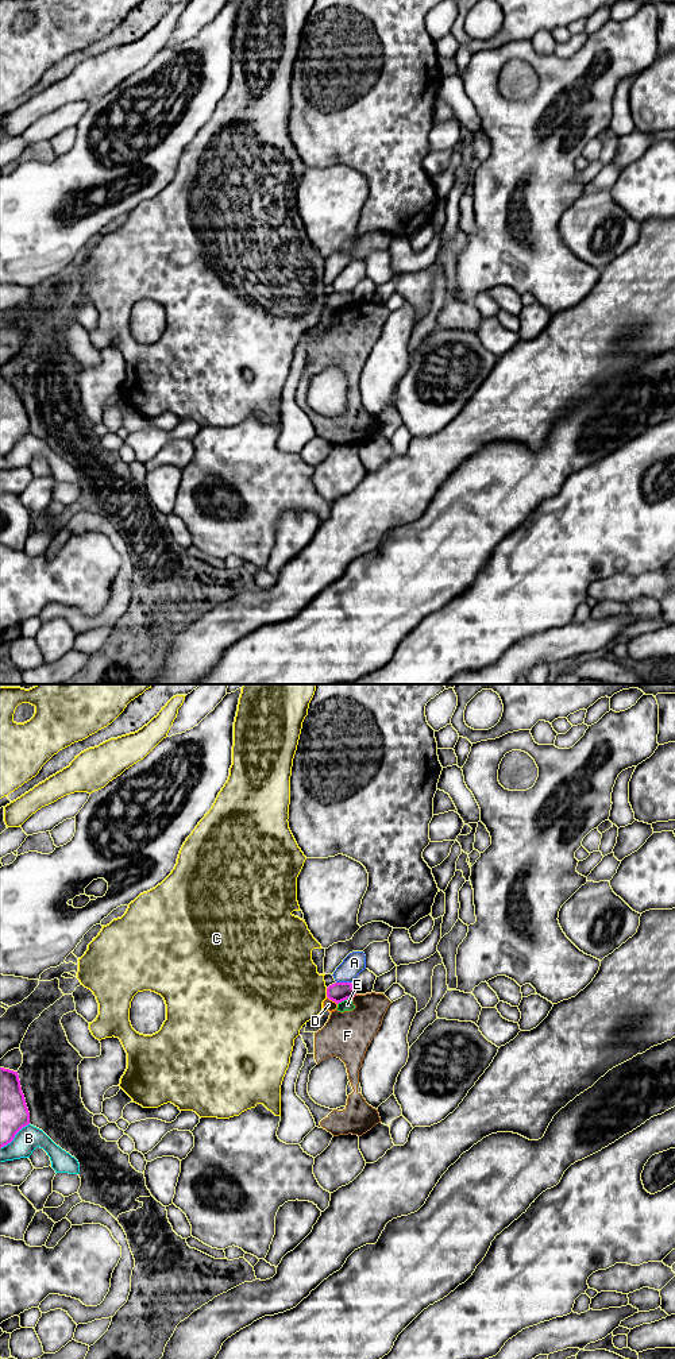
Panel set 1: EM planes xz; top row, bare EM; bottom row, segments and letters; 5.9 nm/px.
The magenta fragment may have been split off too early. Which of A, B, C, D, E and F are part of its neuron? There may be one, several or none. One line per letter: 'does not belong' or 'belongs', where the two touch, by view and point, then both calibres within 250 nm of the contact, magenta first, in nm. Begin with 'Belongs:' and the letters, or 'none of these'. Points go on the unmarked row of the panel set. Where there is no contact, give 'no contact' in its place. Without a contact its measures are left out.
Belongs: none of these
A: does not belong; meets magenta in xz at (343, 292); 120 nm thick on the magenta side, 120 nm on the other
B: does not belong; meets magenta in xz at (14, 446); 180 nm thick on the magenta side, 150 nm on the other
C: does not belong; meets magenta in xz at (327, 301); 120 nm thick on the magenta side, 440 nm on the other
D: does not belong; meets magenta in xz at (332, 309); 120 nm thick on the magenta side, 70 nm on the other
E: does not belong; meets magenta in xz at (344, 308); 120 nm thick on the magenta side, 70 nm on the other
F: does not belong; meets magenta in xz at (354, 304); 120 nm thick on the magenta side, 280 nm on the other

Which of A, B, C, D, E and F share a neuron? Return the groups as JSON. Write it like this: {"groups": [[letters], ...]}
{"groups": [["A"], ["B"], ["C"], ["D", "E", "F"]]}

